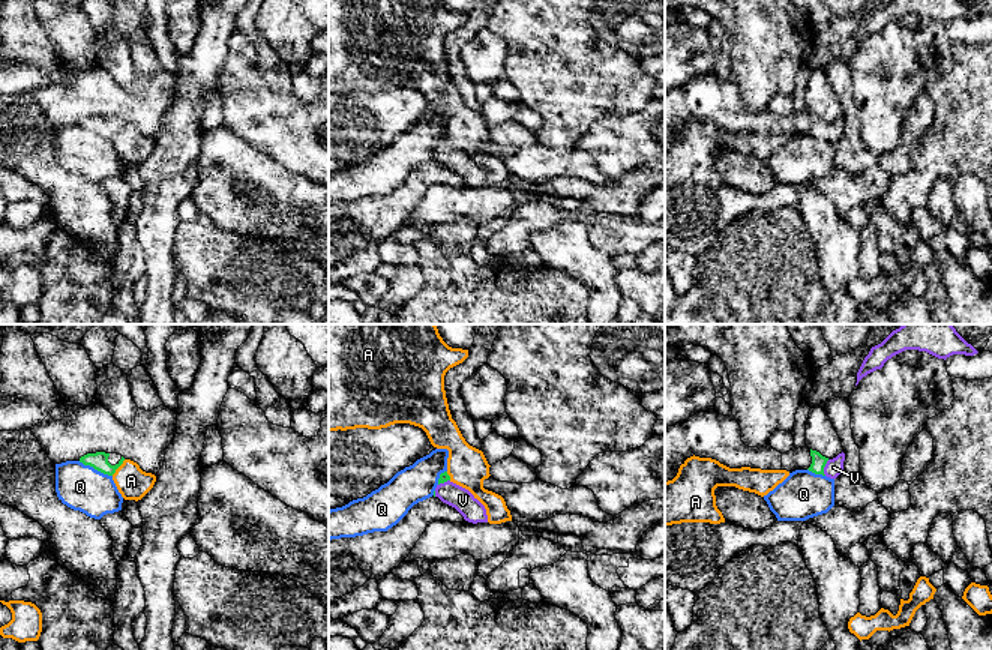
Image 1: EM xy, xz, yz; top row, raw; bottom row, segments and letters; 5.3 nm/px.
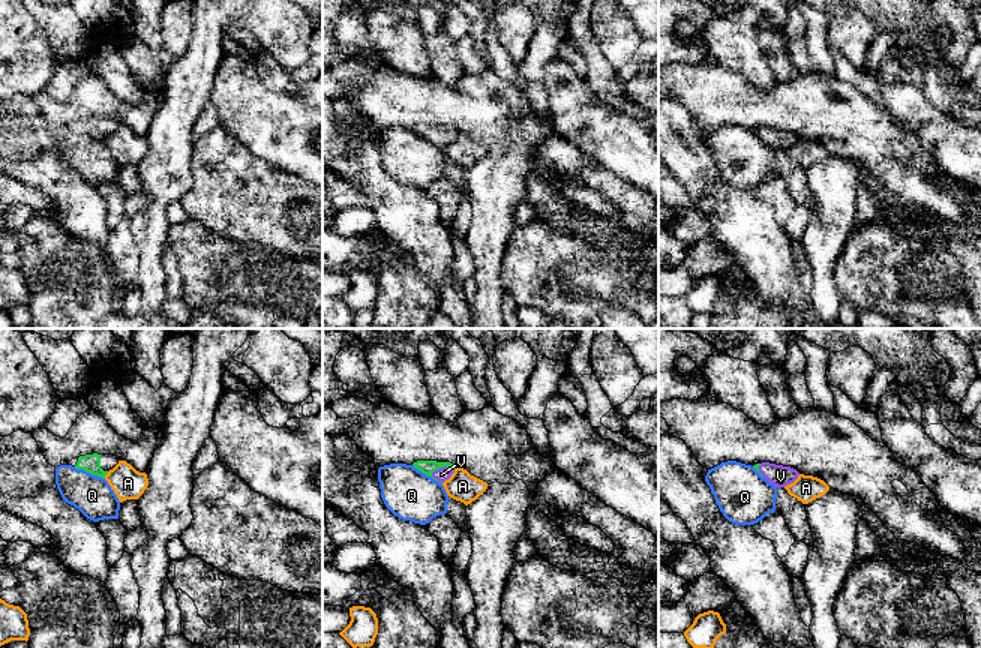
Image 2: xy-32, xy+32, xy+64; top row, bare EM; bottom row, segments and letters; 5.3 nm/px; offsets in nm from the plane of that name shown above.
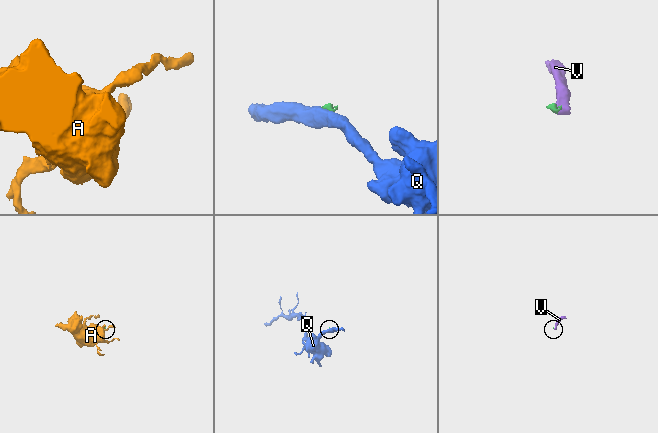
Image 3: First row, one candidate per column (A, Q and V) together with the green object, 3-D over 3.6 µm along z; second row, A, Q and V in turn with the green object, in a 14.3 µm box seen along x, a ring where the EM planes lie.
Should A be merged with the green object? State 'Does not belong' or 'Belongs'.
Does not belong

